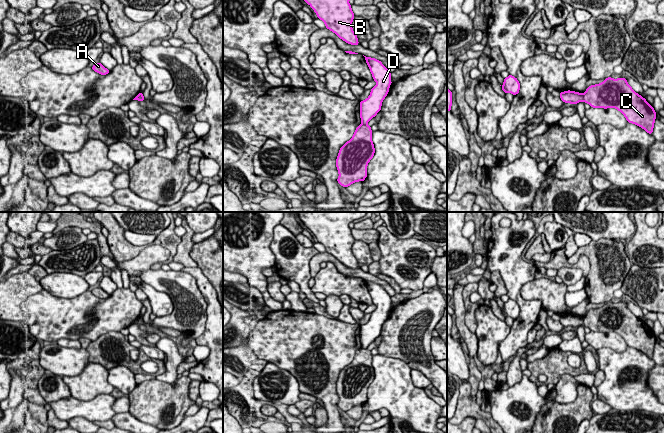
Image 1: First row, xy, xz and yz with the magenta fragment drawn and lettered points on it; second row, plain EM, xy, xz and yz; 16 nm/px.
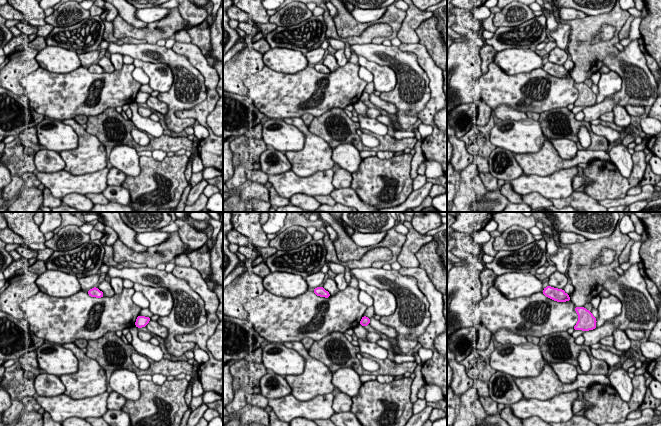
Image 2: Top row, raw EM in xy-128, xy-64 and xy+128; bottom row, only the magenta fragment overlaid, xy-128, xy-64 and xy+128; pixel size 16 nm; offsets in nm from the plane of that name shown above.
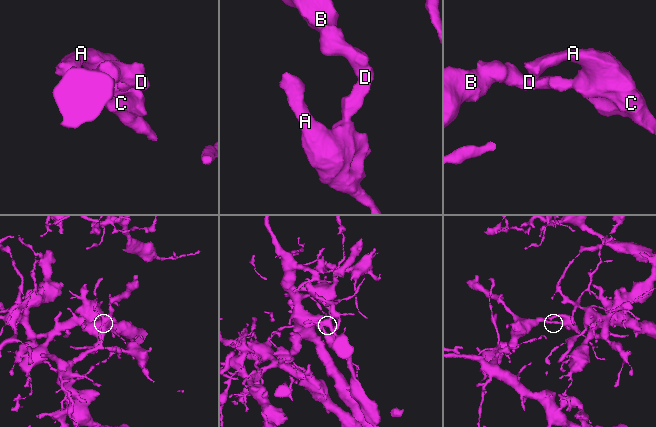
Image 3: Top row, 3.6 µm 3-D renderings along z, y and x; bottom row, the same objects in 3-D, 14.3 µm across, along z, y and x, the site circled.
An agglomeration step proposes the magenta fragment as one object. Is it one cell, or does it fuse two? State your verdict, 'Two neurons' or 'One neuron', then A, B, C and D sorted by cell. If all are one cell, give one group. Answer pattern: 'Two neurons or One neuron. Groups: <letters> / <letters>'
Two neurons. Groups: A C / B D

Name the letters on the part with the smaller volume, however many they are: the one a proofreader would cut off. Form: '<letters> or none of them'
A, C

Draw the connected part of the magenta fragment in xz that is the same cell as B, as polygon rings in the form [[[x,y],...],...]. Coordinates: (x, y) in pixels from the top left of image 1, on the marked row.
[[[304,0],[315,11],[327,29],[351,45],[359,45],[357,35],[352,29],[355,17],[349,0]]]

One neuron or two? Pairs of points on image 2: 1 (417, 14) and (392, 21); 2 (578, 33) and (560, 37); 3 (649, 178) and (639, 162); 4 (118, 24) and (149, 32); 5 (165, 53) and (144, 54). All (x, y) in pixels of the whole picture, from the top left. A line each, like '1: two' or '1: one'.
1: two
2: two
3: two
4: one
5: one

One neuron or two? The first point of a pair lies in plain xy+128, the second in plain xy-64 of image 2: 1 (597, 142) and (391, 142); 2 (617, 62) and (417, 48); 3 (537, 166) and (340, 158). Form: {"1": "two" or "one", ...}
{"1": "one", "2": "two", "3": "two"}

